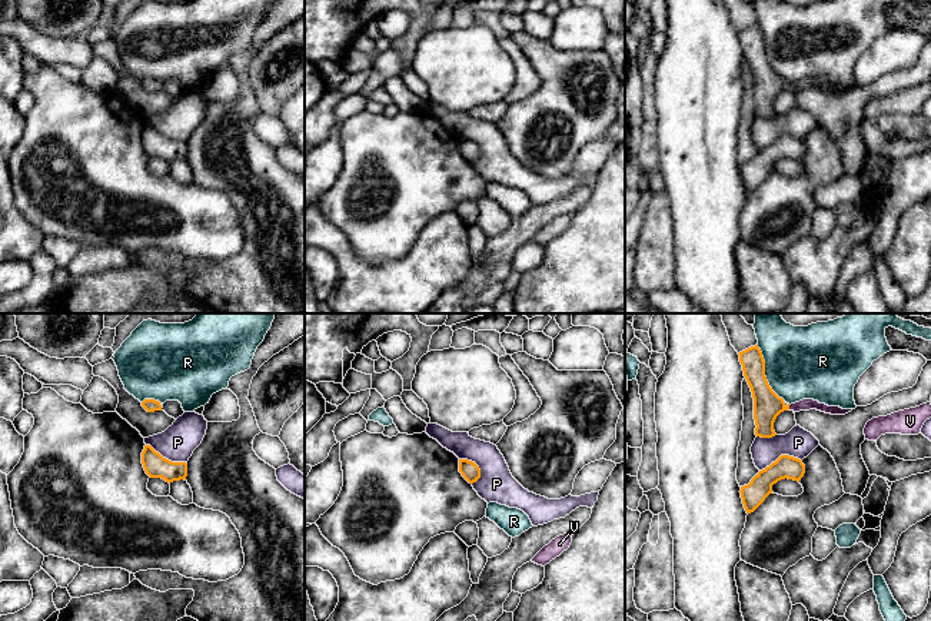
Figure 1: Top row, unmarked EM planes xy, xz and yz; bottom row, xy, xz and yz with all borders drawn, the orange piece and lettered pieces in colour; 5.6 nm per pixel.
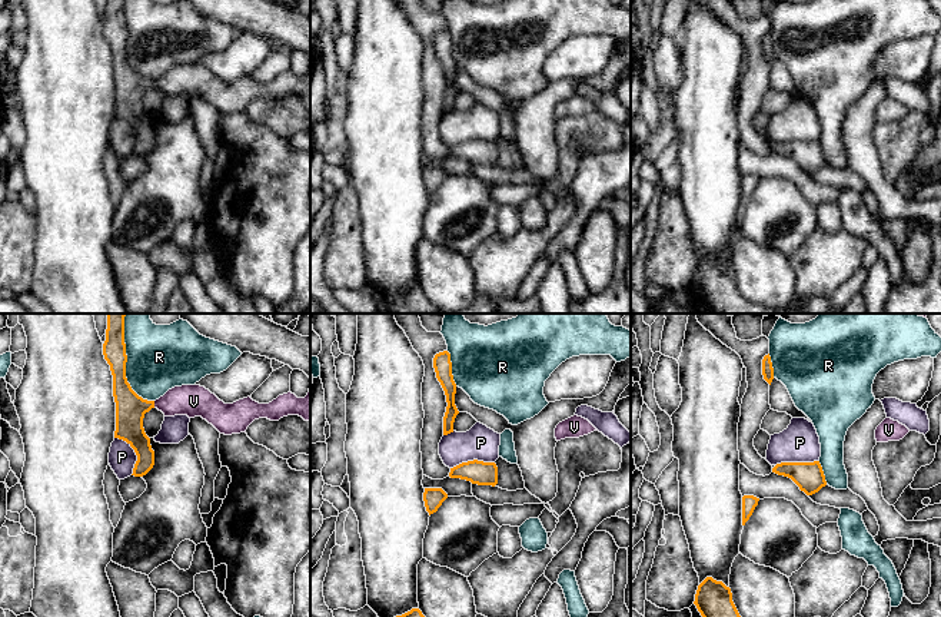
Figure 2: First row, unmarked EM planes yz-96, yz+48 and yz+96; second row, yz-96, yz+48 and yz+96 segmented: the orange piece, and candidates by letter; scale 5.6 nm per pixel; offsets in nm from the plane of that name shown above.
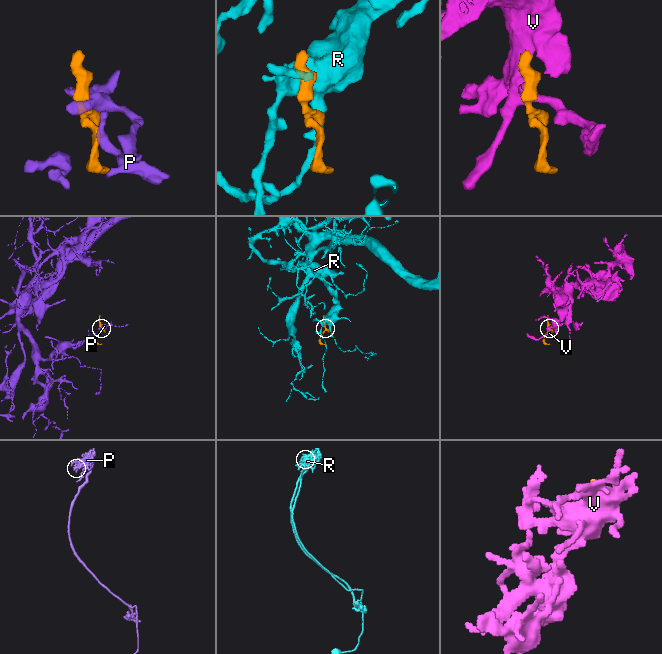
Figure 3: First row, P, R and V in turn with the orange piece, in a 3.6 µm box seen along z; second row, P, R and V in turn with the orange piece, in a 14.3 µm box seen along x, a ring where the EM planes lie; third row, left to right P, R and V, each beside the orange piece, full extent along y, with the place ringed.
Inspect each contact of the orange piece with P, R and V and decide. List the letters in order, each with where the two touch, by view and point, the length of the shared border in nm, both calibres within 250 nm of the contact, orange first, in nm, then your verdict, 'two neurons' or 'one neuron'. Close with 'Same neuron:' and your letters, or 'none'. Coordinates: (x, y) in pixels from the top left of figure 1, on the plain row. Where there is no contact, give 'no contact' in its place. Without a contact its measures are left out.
P: yz (781, 135) | 240 nm | 130/160 nm | two neurons
R: yz (764, 53) | 340 nm | 160/420 nm | two neurons
V: yz (787, 85) | 60 nm | 160/20 nm | one neuron
Same neuron: V

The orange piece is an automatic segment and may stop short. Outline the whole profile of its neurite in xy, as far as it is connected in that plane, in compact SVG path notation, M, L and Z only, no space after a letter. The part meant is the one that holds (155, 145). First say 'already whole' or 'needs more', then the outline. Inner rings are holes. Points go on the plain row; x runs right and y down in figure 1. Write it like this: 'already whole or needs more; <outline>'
already whole; M144 124L142 143L150 157L162 157L166 162L180 160L187 156L186 142L172 142L156 132L150 124Z

